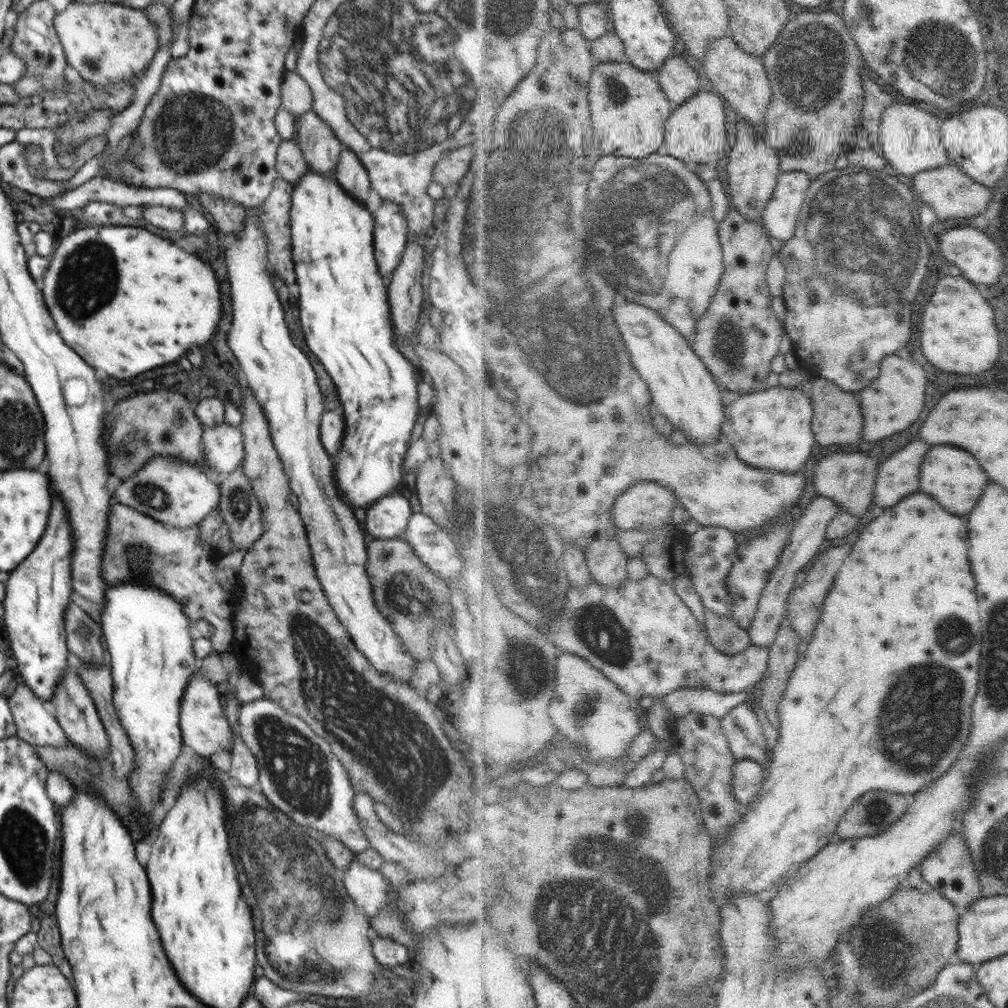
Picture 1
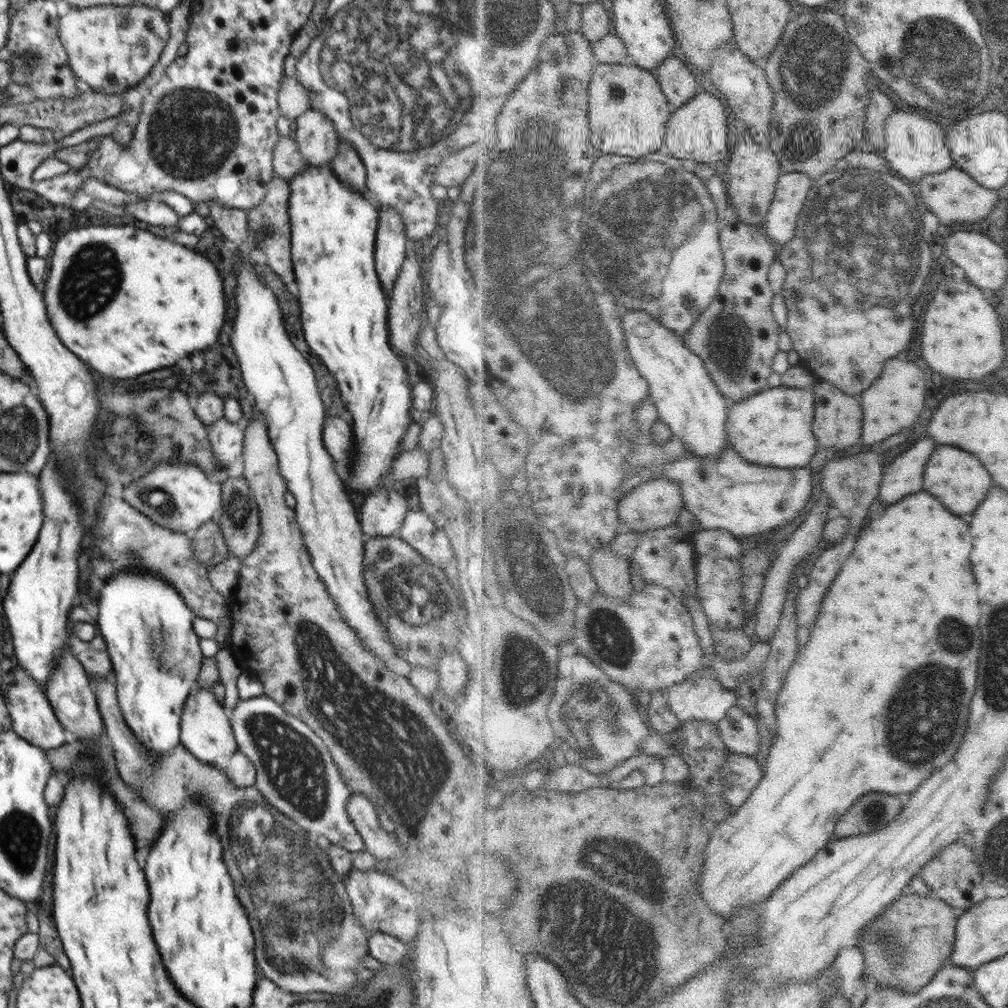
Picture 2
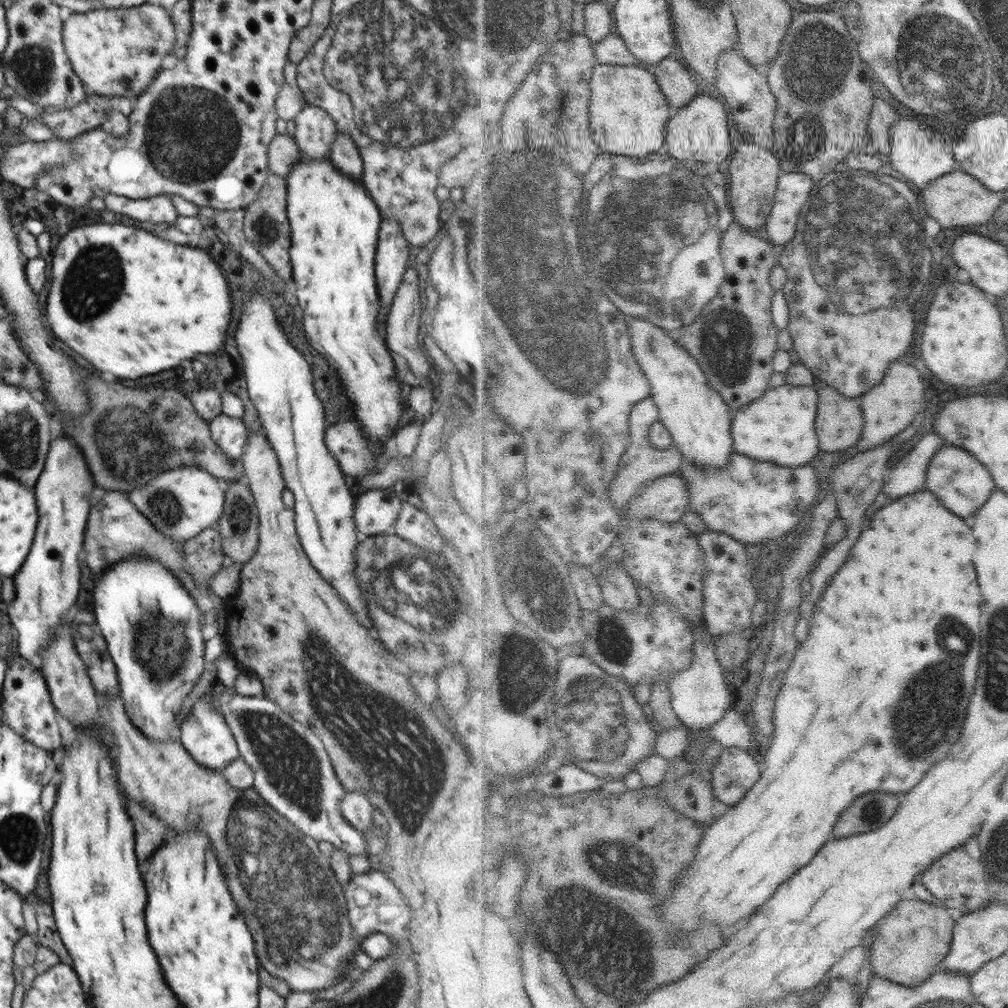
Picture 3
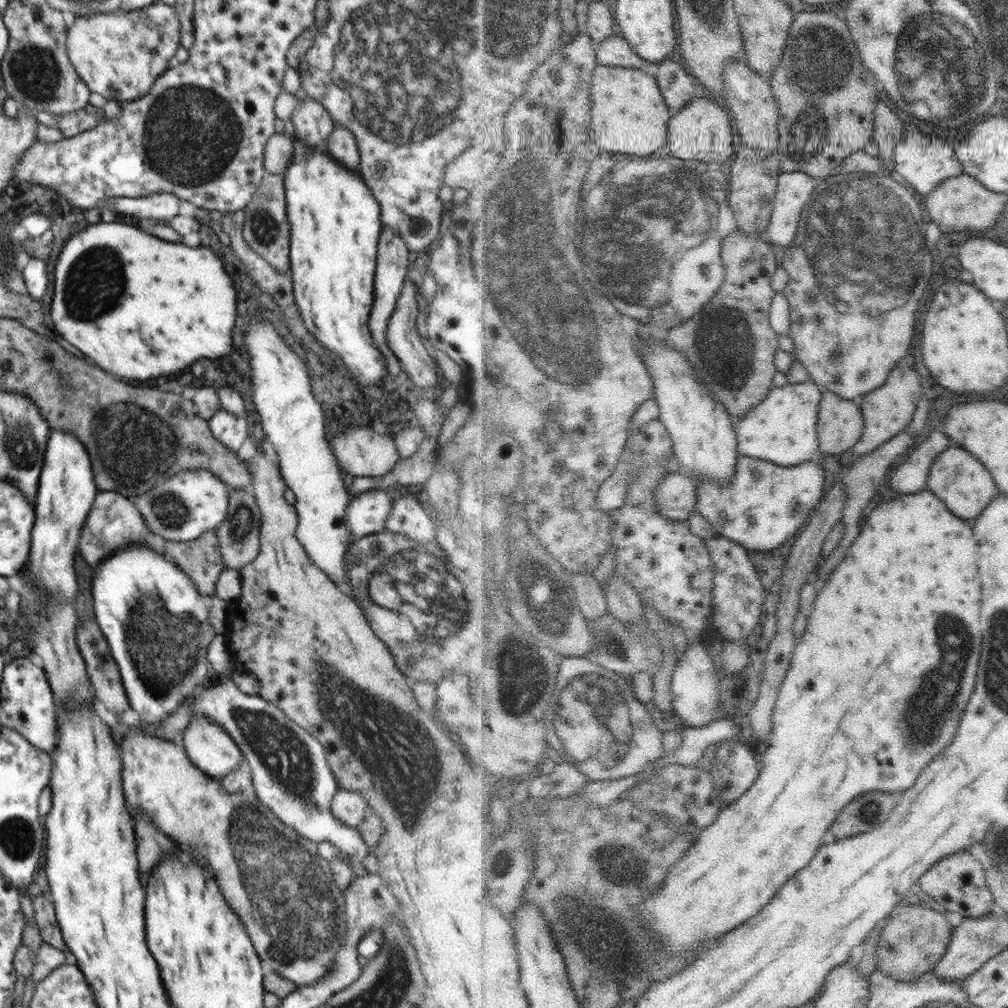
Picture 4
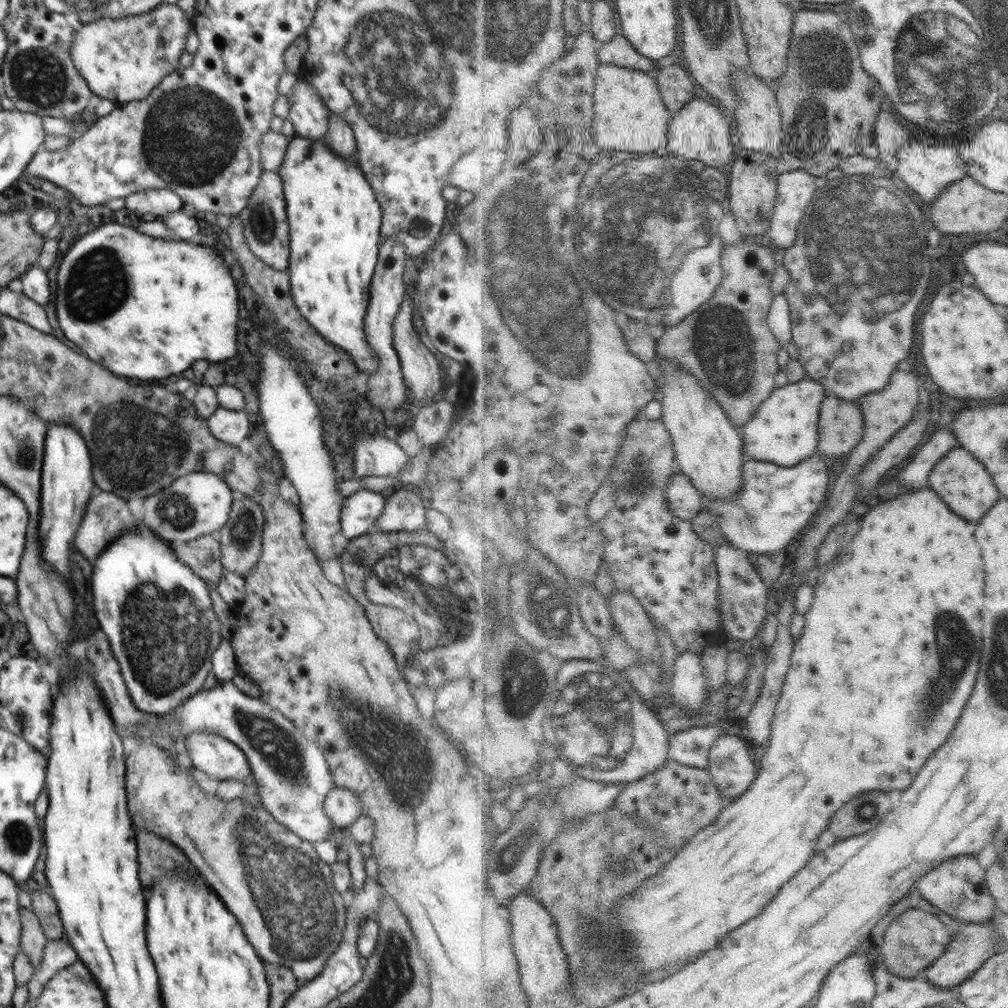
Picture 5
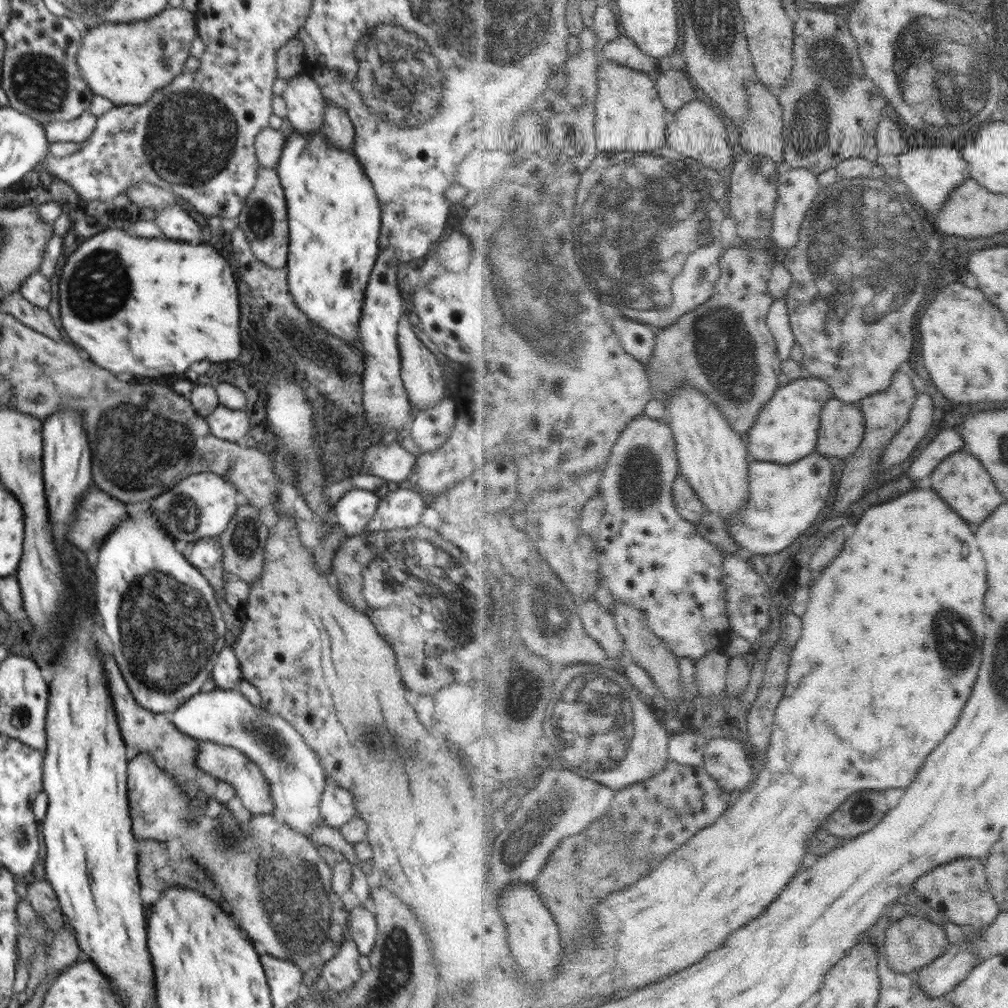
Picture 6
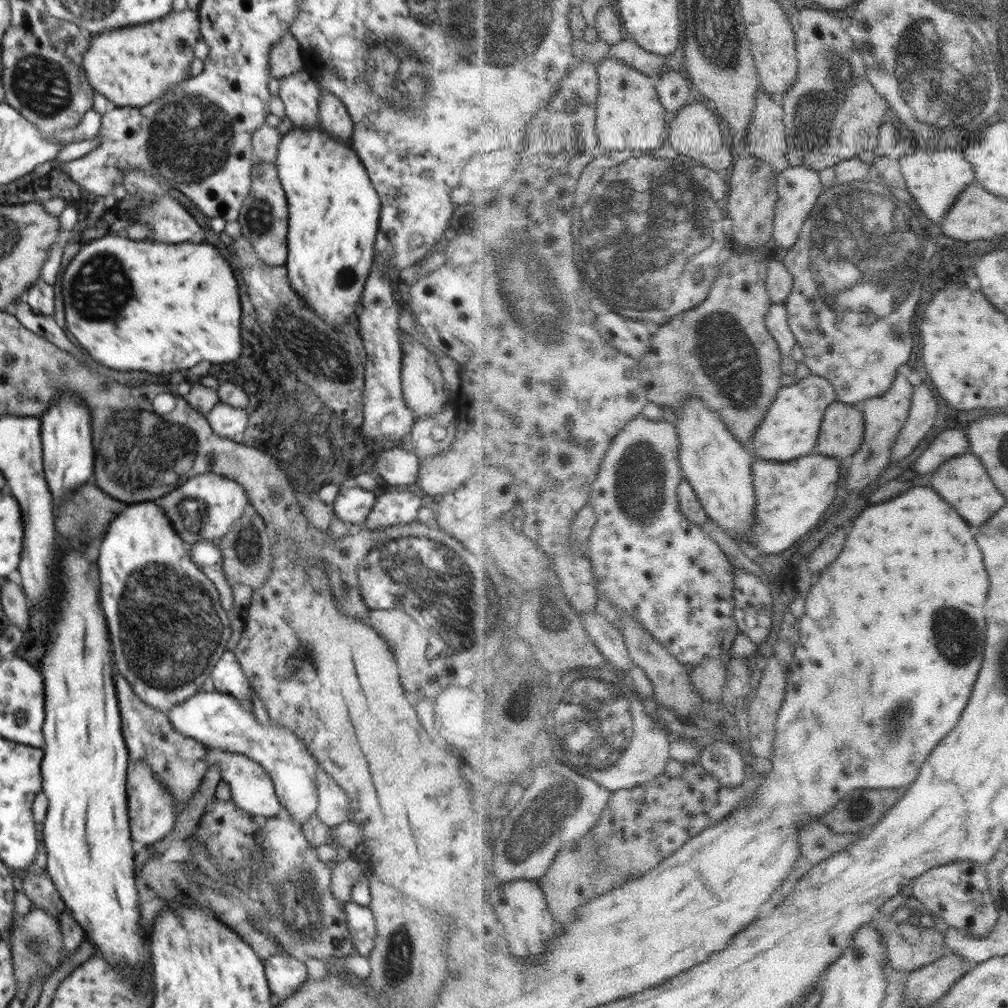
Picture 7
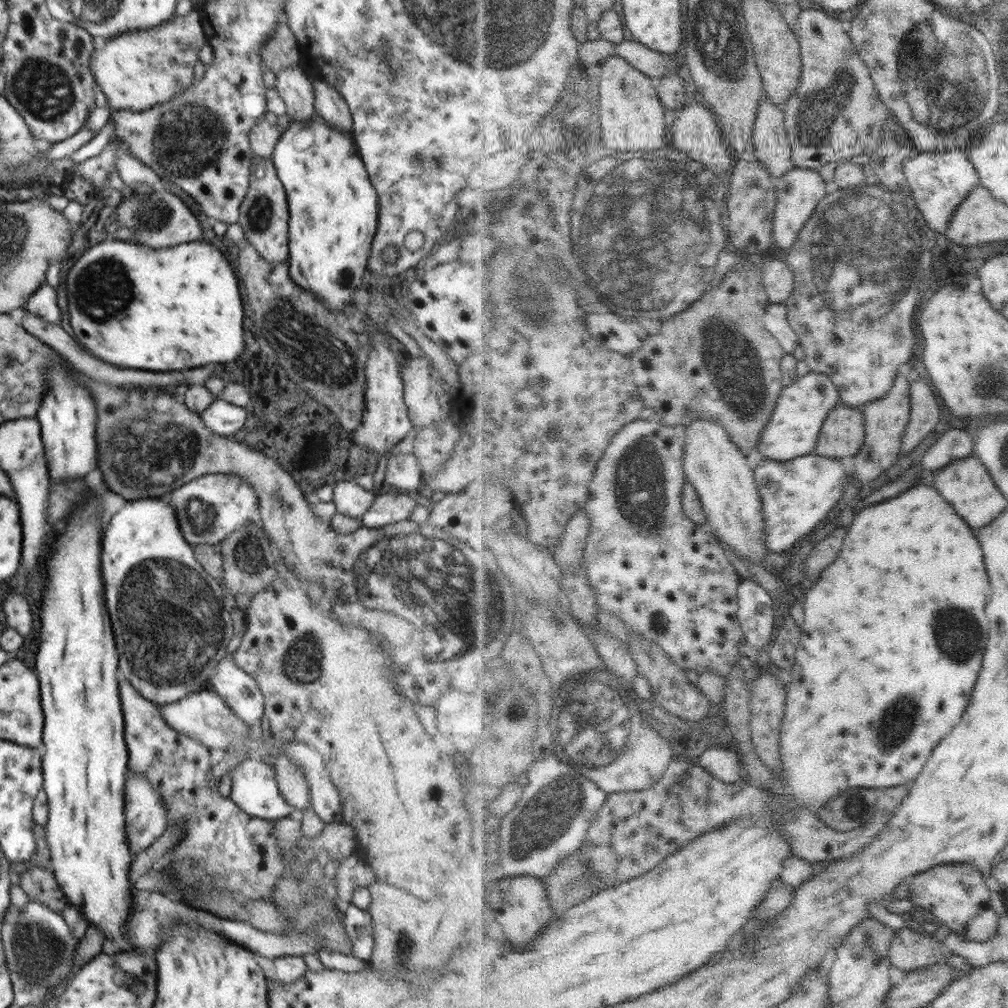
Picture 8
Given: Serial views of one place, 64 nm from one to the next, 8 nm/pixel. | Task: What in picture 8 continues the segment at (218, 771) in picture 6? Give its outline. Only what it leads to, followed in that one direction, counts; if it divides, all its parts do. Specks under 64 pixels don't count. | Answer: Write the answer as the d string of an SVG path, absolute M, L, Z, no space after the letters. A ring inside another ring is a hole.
M252 757L244 759L242 763L238 763L234 768L231 768L229 775L233 782L229 797L251 817L276 821L282 817L295 816L296 810L280 794L275 770L266 762Z

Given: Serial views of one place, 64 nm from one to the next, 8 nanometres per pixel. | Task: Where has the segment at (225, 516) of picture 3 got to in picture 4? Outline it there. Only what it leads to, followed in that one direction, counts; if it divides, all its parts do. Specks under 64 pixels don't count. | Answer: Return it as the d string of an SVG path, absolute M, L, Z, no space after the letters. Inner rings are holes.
M250 489L230 490L228 504L227 518L215 531L219 539L219 549L223 558L223 564L227 568L240 571L258 556L261 547L259 539L261 512Z

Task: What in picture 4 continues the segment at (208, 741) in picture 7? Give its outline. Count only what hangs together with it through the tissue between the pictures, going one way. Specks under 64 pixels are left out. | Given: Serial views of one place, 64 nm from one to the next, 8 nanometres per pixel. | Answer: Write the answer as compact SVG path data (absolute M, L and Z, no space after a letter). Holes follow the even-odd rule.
M224 679L202 691L190 706L191 716L203 716L219 724L232 737L249 765L257 798L287 826L291 826L304 842L331 842L342 856L364 858L370 851L356 827L348 827L340 822L331 811L331 800L340 788L330 768L324 748L304 727L290 720L282 710L260 697L244 694L231 679Z

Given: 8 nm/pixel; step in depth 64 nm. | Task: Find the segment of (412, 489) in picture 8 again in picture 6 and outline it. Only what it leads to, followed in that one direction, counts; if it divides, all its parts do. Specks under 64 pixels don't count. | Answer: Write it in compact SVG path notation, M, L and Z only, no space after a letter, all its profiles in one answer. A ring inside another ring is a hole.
M397 440L389 444L382 441L363 452L360 474L377 476L388 482L400 483L411 479L418 459L402 448Z

